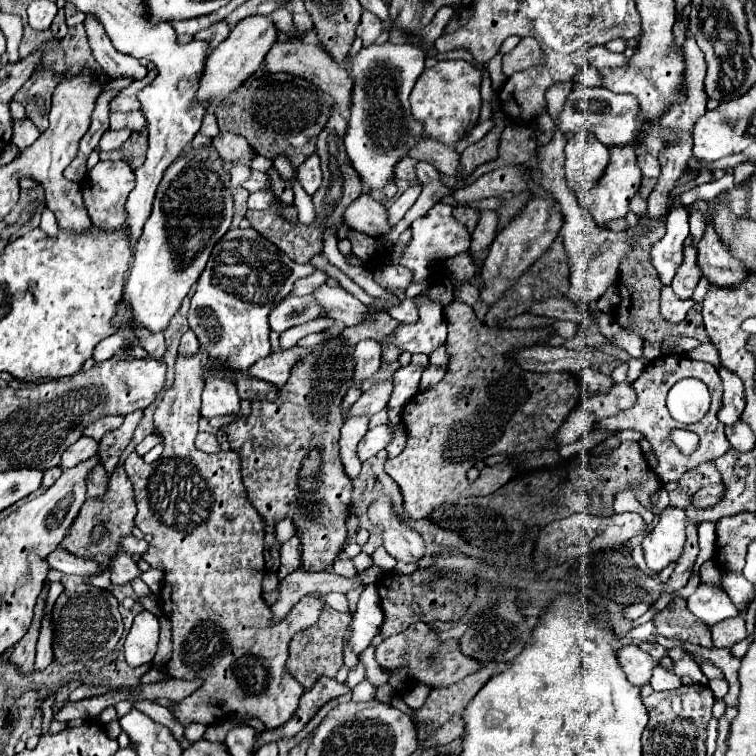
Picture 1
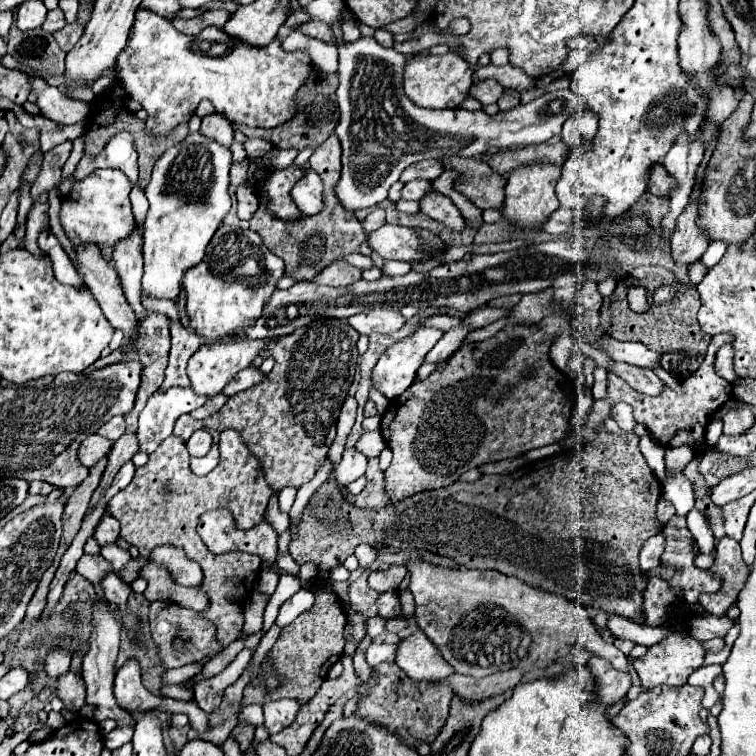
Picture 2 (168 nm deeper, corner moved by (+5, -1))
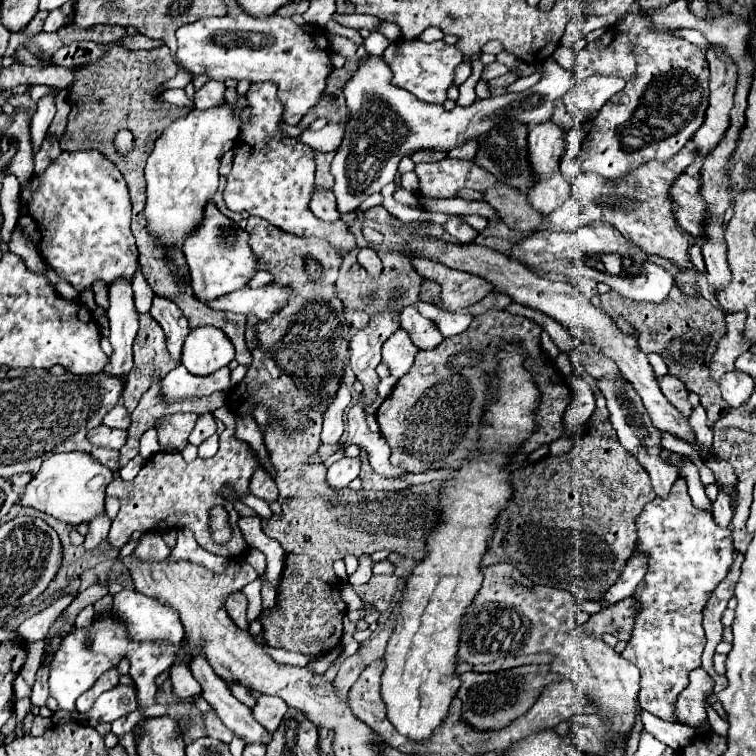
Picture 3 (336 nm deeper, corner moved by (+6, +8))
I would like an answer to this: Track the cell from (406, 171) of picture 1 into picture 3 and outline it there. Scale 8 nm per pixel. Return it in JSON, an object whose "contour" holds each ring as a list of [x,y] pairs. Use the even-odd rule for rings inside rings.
{"contour":[[[419,150],[411,158],[415,164],[419,164],[419,162],[439,162],[445,156],[447,156],[447,152],[443,152],[443,150]]]}

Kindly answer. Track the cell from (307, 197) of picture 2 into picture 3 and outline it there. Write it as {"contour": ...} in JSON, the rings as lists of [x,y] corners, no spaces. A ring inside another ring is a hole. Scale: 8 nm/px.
{"contour":[[[315,190],[311,200],[311,212],[323,222],[335,222],[341,218],[335,208],[335,196],[329,190]]]}

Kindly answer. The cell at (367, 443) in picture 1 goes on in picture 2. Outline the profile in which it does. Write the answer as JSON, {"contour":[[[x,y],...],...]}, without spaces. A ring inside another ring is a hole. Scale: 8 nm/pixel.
{"contour":[[[348,447],[344,451],[342,463],[336,467],[336,479],[340,483],[340,487],[346,487],[348,483],[356,481],[360,475],[364,475],[366,471],[366,455],[360,453],[356,447]]]}

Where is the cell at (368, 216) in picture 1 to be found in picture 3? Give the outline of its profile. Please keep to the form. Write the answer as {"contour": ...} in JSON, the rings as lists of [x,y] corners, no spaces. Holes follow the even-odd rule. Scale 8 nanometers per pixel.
{"contour":[[[419,240],[417,242],[417,252],[429,260],[435,260],[435,262],[441,262],[449,268],[455,268],[455,270],[463,270],[463,272],[469,272],[469,274],[477,274],[481,278],[489,278],[489,282],[493,282],[495,286],[501,286],[501,292],[505,292],[507,296],[511,296],[513,302],[519,302],[523,306],[529,306],[529,308],[535,308],[551,318],[555,318],[561,326],[565,328],[575,328],[575,326],[581,326],[585,328],[591,338],[593,338],[593,344],[599,346],[607,356],[611,356],[619,370],[623,372],[623,376],[627,376],[627,380],[633,384],[633,388],[637,390],[637,394],[643,398],[643,404],[645,408],[649,410],[651,414],[651,420],[653,420],[653,426],[657,430],[663,430],[663,432],[669,432],[681,440],[685,440],[687,444],[693,446],[693,450],[699,454],[701,462],[713,470],[713,476],[717,480],[717,486],[719,490],[723,490],[729,498],[731,498],[731,504],[735,504],[737,500],[737,476],[733,472],[733,466],[729,464],[729,460],[723,460],[715,454],[701,454],[699,450],[699,444],[695,440],[695,432],[693,428],[689,426],[689,420],[663,396],[661,388],[657,386],[657,378],[655,378],[655,372],[647,360],[647,356],[639,350],[639,344],[635,338],[623,334],[615,322],[611,322],[601,310],[593,308],[593,304],[583,298],[571,284],[567,282],[553,282],[553,280],[547,280],[547,278],[539,278],[535,276],[531,270],[527,270],[523,264],[519,264],[517,260],[501,254],[501,252],[495,252],[491,248],[485,248],[485,246],[479,246],[479,244],[463,244],[463,246],[455,246],[455,244],[445,244],[445,242],[439,242],[439,240]]]}

